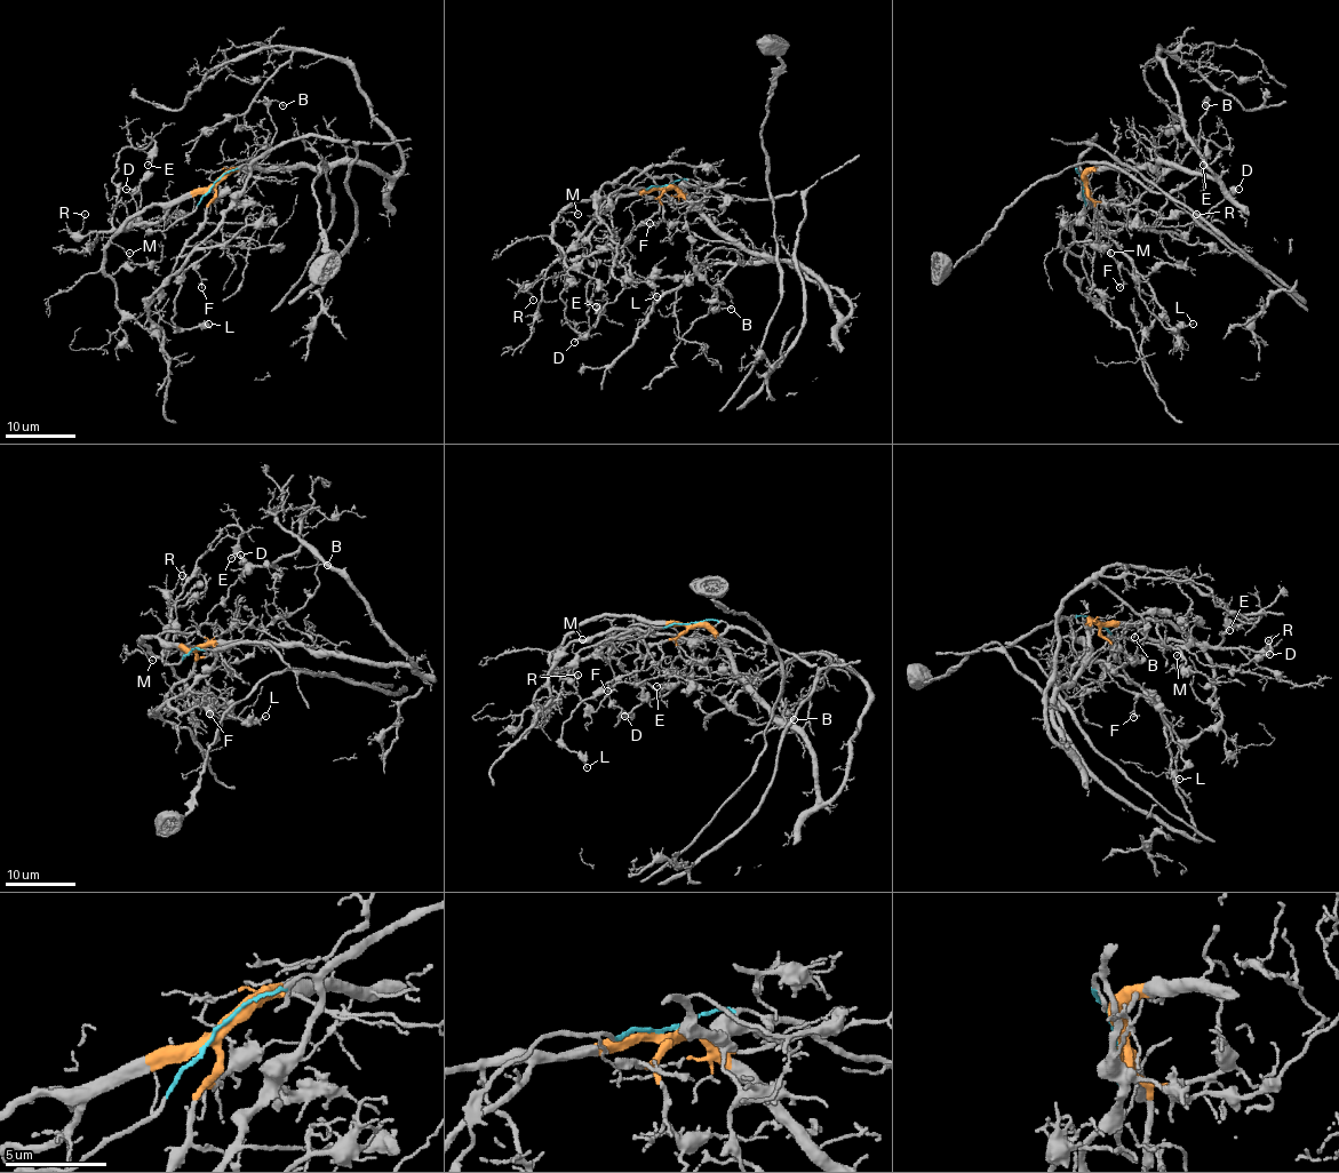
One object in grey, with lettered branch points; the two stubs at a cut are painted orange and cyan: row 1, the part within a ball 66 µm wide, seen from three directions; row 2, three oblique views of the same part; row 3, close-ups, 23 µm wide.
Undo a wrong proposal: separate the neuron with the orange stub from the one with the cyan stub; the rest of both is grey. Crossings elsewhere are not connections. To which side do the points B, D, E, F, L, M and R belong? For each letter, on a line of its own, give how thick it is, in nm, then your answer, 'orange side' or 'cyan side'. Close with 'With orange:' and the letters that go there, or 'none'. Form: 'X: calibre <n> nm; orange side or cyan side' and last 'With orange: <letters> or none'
B: calibre 140 nm; cyan side
D: calibre 180 nm; cyan side
E: calibre 100 nm; orange side
F: calibre 110 nm; cyan side
L: calibre 140 nm; cyan side
M: calibre 90 nm; orange side
R: calibre 90 nm; orange side
With orange: E, M, R

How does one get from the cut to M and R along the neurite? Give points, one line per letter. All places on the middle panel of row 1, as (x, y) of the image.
M: (663, 186), (570, 202), (559, 210), (578, 214)
R: (663, 186), (623, 193), (597, 216), (529, 288), (533, 300)

